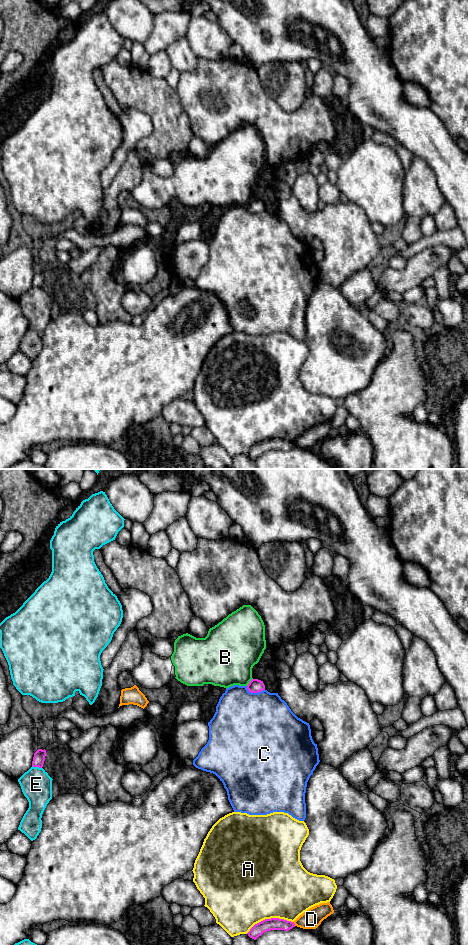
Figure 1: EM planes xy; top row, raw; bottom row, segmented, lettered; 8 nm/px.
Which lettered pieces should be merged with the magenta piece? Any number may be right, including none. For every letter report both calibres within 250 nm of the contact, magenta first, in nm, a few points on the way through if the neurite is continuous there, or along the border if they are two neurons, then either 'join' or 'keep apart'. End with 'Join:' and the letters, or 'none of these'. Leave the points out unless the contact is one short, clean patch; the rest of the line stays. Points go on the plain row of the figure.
A: 100 nm thick on the magenta side, 480 nm on the other; keep apart
B: 110 nm thick on the magenta side, 420 nm on the other; border along xy (252, 198), (246, 205); keep apart
C: 110 nm thick on the magenta side, 500 nm on the other; keep apart
D: 100 nm thick on the magenta side, 160 nm on the other; keep apart
E: 100 nm thick on the magenta side, 240 nm on the other; keep apart
Join: none of these

